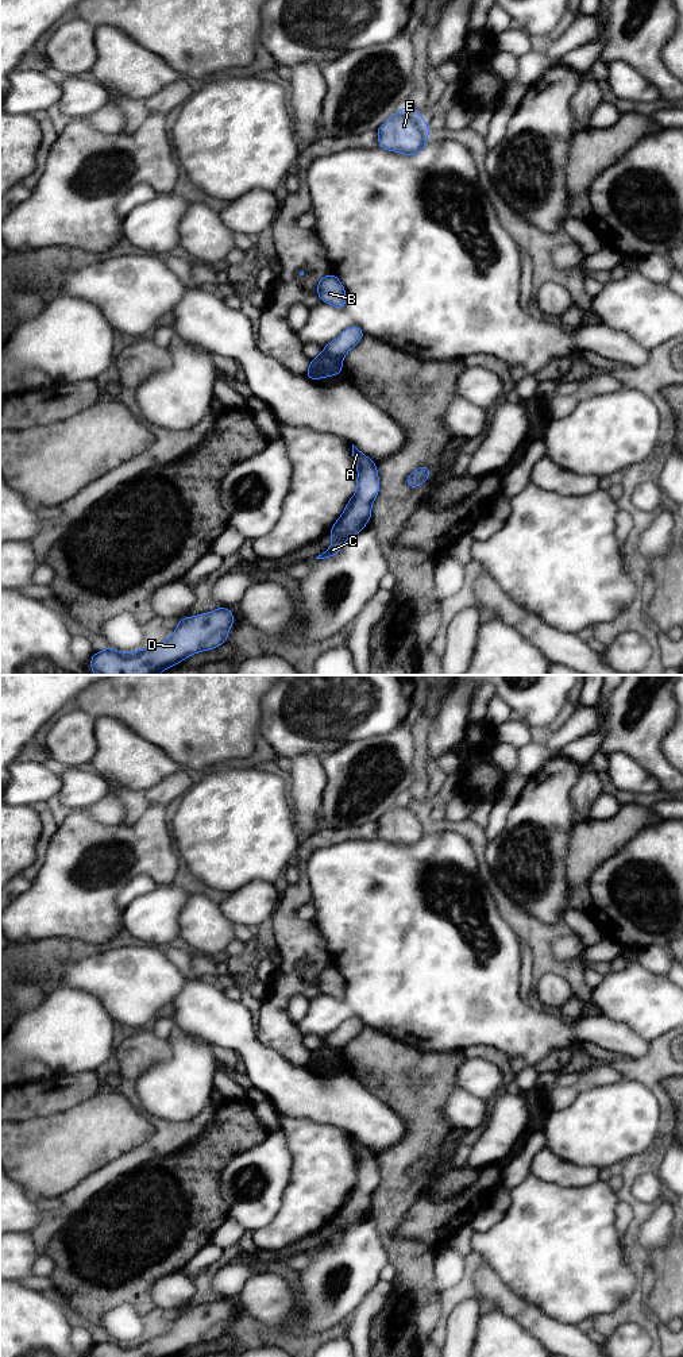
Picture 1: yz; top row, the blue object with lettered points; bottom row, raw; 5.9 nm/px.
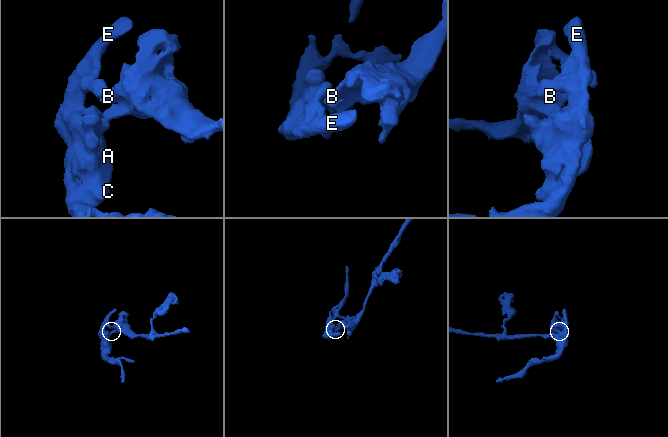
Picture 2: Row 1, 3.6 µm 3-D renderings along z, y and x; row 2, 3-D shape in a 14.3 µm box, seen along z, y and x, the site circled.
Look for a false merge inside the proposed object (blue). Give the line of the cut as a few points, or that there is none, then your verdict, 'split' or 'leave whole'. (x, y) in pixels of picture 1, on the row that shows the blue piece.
cut in yz along (323, 350), (342, 359); split

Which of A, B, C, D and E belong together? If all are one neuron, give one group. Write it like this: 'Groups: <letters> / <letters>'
Groups: A C D E / B

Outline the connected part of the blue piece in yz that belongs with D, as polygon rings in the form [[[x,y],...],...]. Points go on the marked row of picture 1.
[[[217,608],[189,618],[181,617],[177,629],[161,644],[135,652],[107,647],[94,652],[90,668],[94,675],[159,675],[185,658],[213,649],[227,641],[235,617],[229,608]]]

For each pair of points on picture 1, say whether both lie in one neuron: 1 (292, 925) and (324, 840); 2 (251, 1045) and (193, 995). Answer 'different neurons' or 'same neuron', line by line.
1: same neuron
2: same neuron

